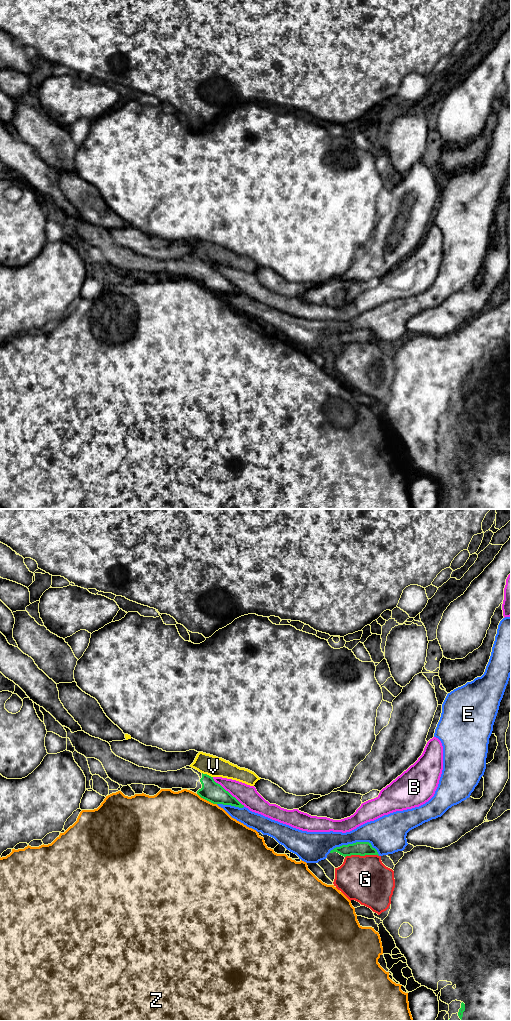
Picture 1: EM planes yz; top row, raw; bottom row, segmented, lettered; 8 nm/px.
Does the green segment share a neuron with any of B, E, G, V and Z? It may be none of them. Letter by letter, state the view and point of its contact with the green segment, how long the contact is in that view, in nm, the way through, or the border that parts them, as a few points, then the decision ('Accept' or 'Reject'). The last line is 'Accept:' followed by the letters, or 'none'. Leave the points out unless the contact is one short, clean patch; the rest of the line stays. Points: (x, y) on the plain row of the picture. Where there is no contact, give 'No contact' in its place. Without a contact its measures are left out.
B: Touches green at yz (227, 279). Shared border 360 nm. Reject
E: Touches green at yz (355, 331). Shared border 400 nm. Reject
G: Touches green at yz (361, 343). Shared border 280 nm. Reject
V: Touches green at yz (206, 262). Shared border 100 nm. Boundary: yz (202, 260), (212, 265). Reject
Z: Touches green at yz (207, 288). Shared border 180 nm. Reject
Accept: none

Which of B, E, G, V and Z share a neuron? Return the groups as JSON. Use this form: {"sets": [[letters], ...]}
{"sets": [["B"], ["E"], ["G"], ["V"], ["Z"]]}

